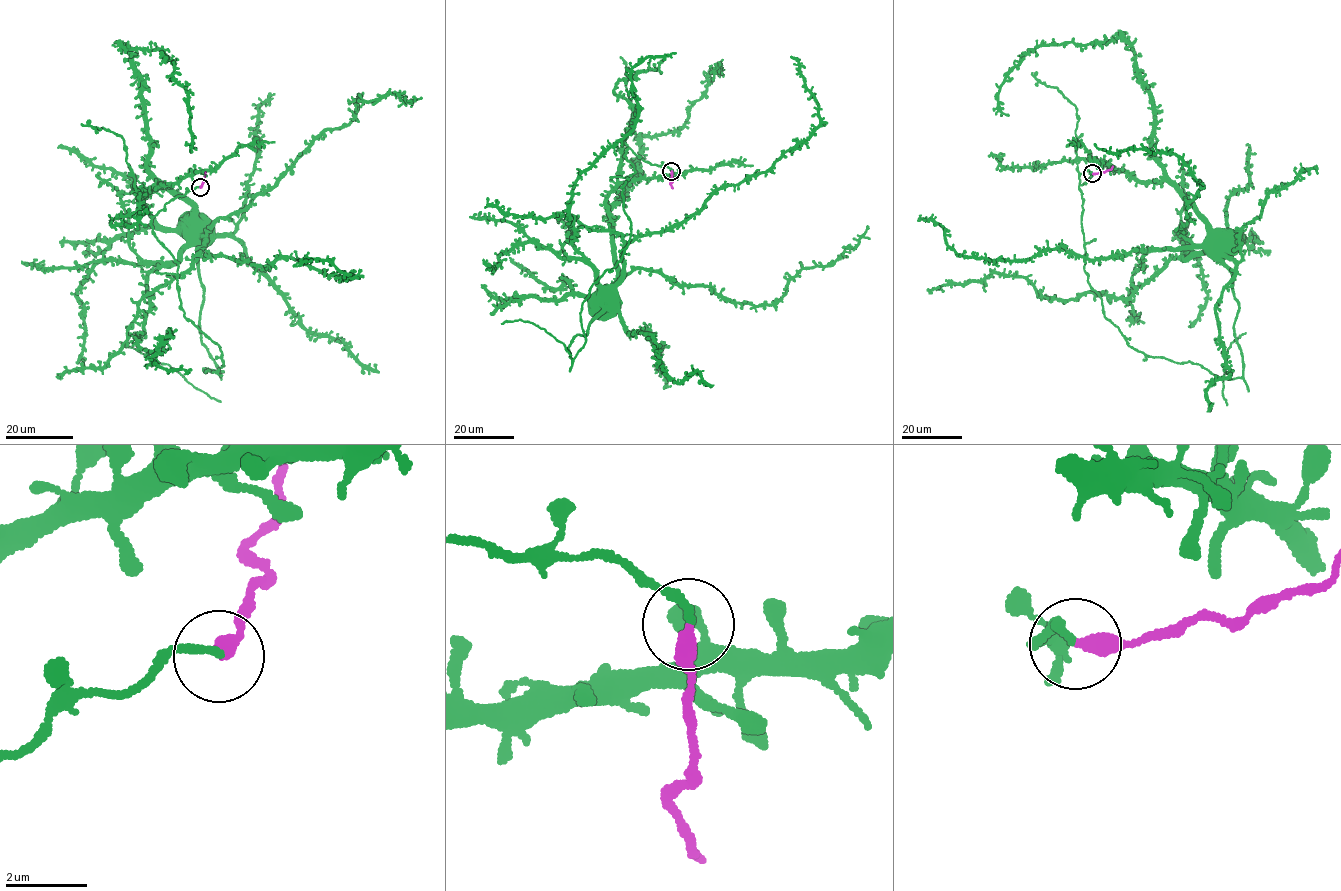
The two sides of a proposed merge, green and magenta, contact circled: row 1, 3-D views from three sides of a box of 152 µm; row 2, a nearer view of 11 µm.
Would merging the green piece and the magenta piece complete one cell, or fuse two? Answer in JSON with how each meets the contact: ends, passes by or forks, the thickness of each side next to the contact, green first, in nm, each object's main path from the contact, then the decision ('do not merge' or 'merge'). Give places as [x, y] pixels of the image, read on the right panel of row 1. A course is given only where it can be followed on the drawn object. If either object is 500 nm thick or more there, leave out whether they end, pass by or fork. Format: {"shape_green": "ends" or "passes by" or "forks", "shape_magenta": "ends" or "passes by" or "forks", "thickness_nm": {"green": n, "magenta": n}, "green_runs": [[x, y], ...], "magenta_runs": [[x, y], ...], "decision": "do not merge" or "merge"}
{"shape_green": "ends", "shape_magenta": "ends", "thickness_nm": {"green": 200, "magenta": 400}, "green_runs": [[1092, 173], [1079, 184], [1076, 160], [1098, 161], [1141, 181], [1163, 180], [1176, 183], [1213, 231], [1221, 235]], "magenta_runs": [[1092, 173], [1104, 172], [1113, 166]], "decision": "merge"}

